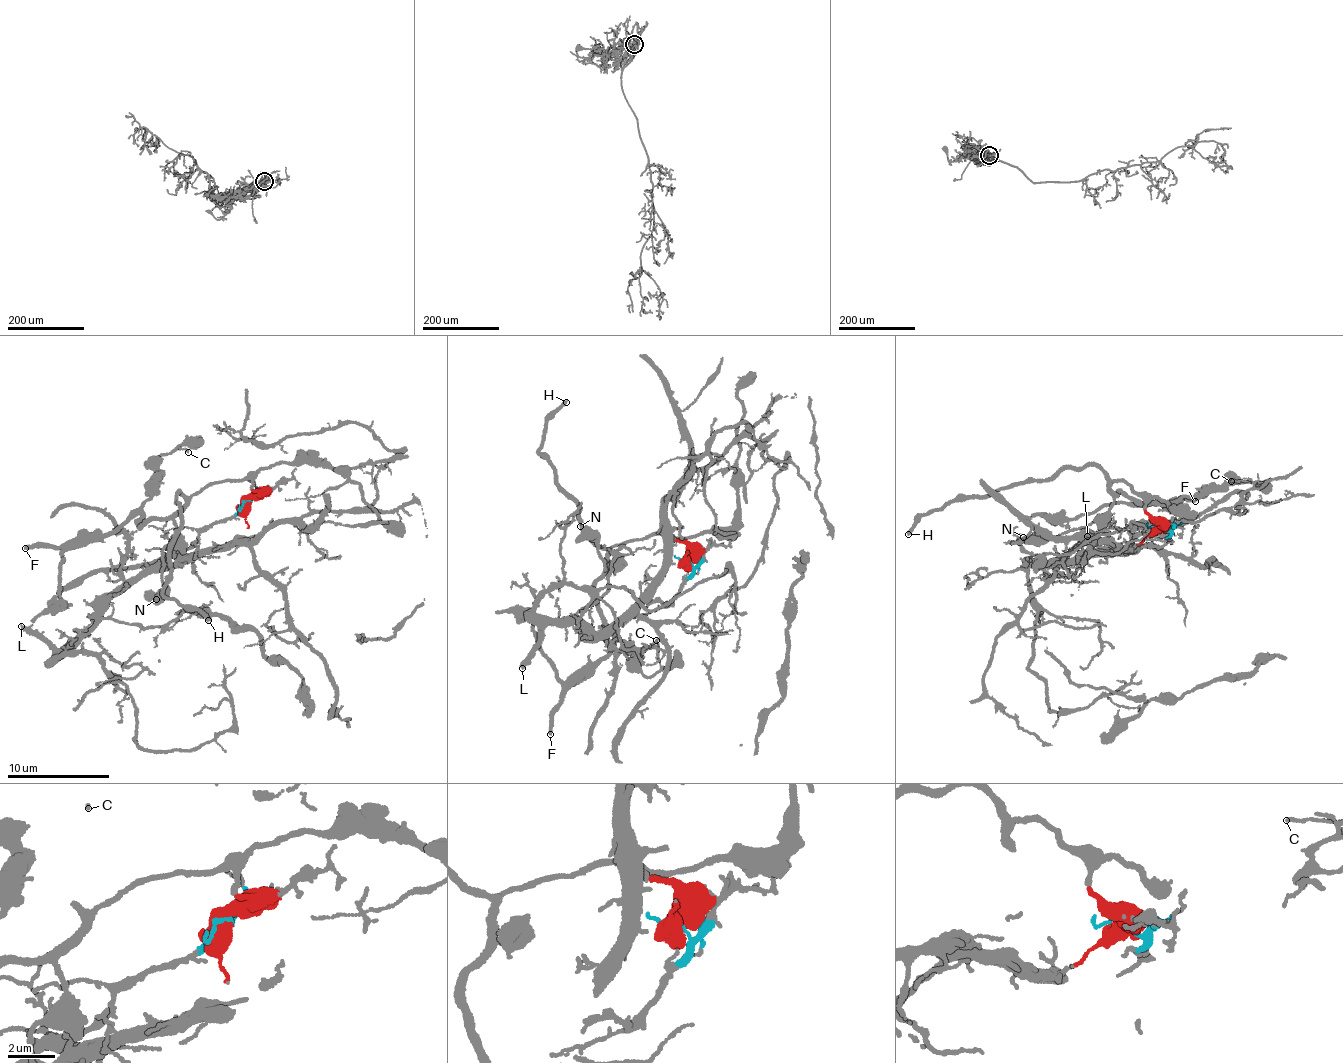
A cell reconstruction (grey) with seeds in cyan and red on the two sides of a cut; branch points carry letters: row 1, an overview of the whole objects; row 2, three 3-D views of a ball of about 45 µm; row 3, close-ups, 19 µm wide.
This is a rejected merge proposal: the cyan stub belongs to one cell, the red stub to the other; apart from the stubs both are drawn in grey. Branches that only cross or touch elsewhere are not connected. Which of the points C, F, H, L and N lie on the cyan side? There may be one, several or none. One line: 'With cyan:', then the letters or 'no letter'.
With cyan: L

